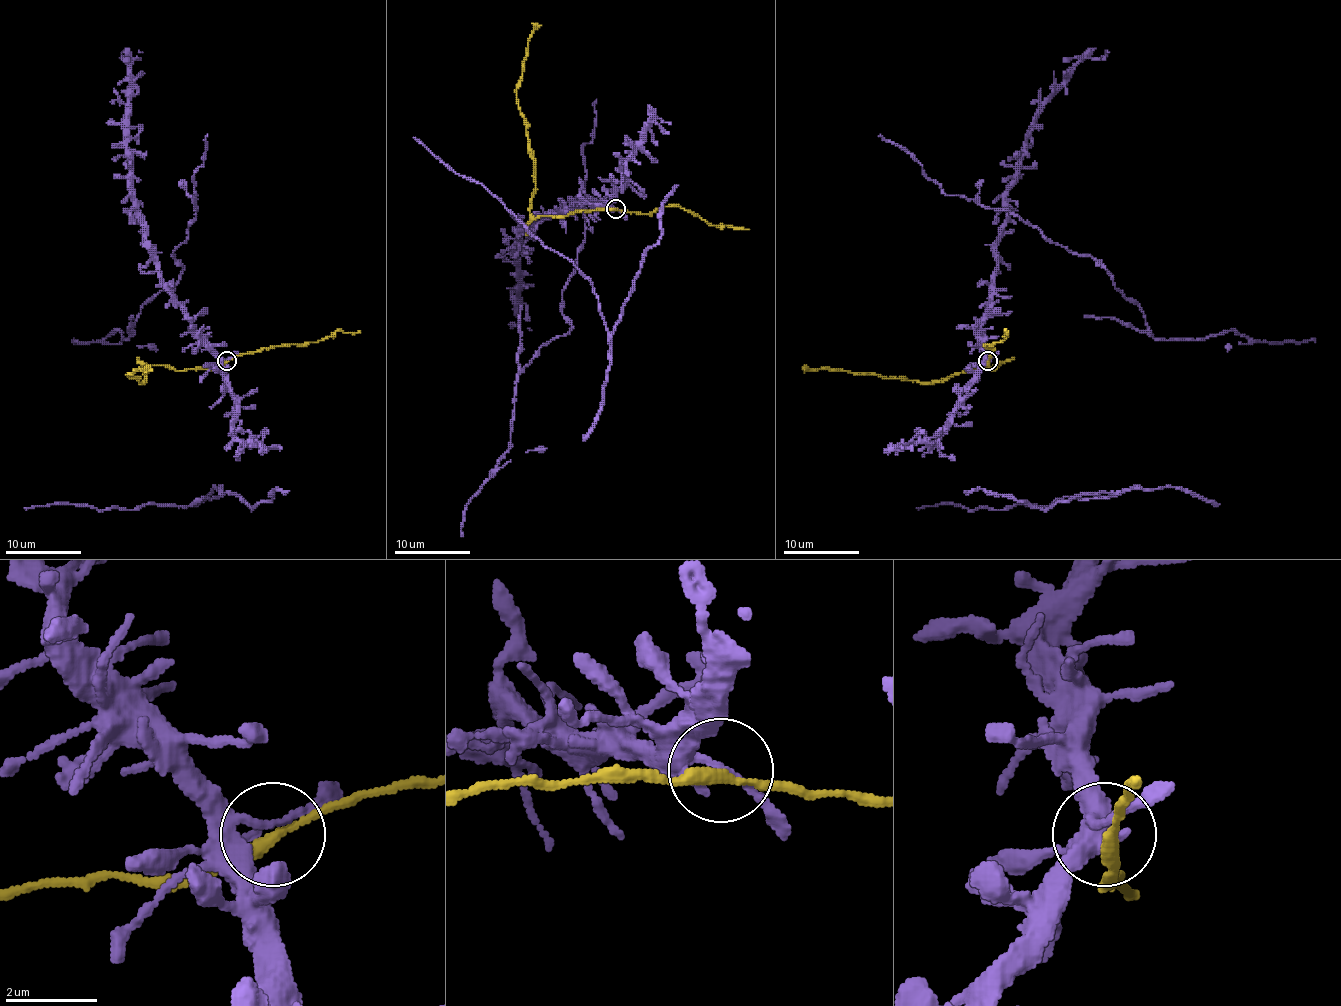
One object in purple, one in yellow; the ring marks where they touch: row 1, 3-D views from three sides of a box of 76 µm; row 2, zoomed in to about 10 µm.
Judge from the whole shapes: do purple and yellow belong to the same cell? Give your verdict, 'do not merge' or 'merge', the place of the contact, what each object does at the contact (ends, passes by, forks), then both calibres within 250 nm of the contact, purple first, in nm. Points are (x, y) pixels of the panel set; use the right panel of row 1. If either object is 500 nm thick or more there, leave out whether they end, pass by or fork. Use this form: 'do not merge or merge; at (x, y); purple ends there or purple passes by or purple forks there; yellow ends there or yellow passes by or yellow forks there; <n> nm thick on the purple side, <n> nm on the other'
merge; at (987, 361); purple passes by; yellow passes by; 140 nm thick on the purple side, 260 nm on the other

